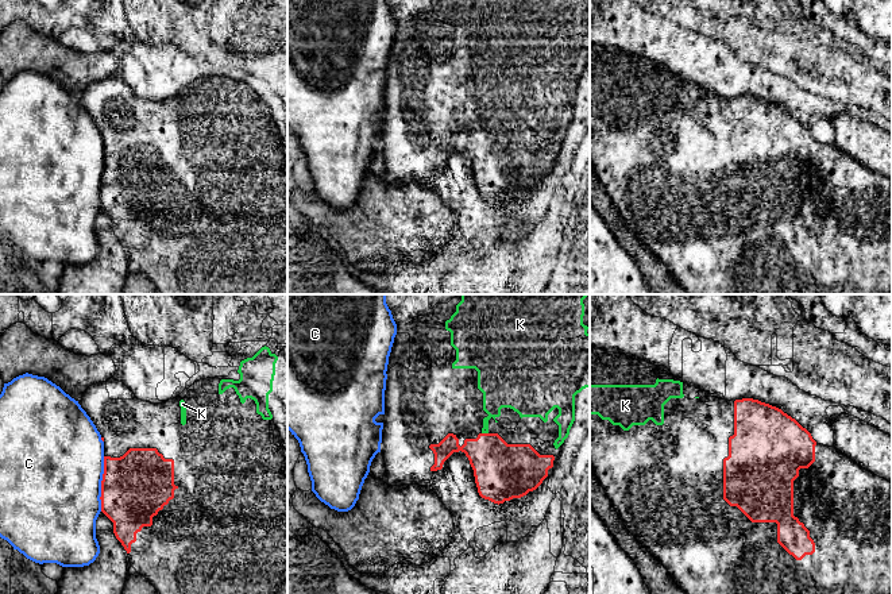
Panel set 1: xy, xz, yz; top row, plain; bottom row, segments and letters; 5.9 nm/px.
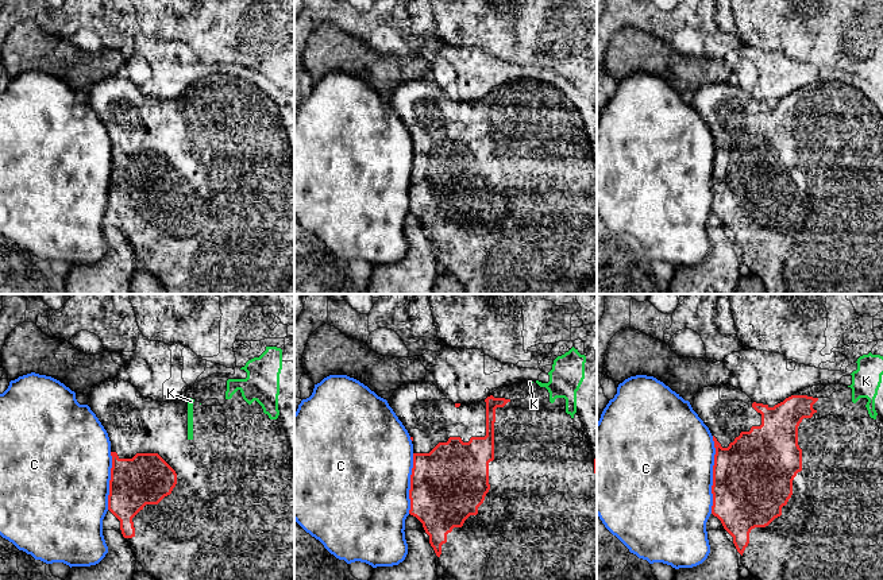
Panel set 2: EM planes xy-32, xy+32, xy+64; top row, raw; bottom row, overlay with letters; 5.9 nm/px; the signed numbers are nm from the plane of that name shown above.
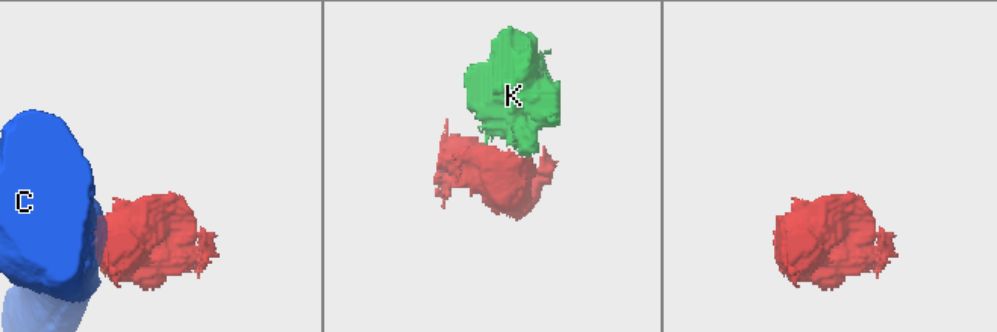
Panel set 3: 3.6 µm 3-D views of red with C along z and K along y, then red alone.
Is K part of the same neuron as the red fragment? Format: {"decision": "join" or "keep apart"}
{"decision": "join"}

